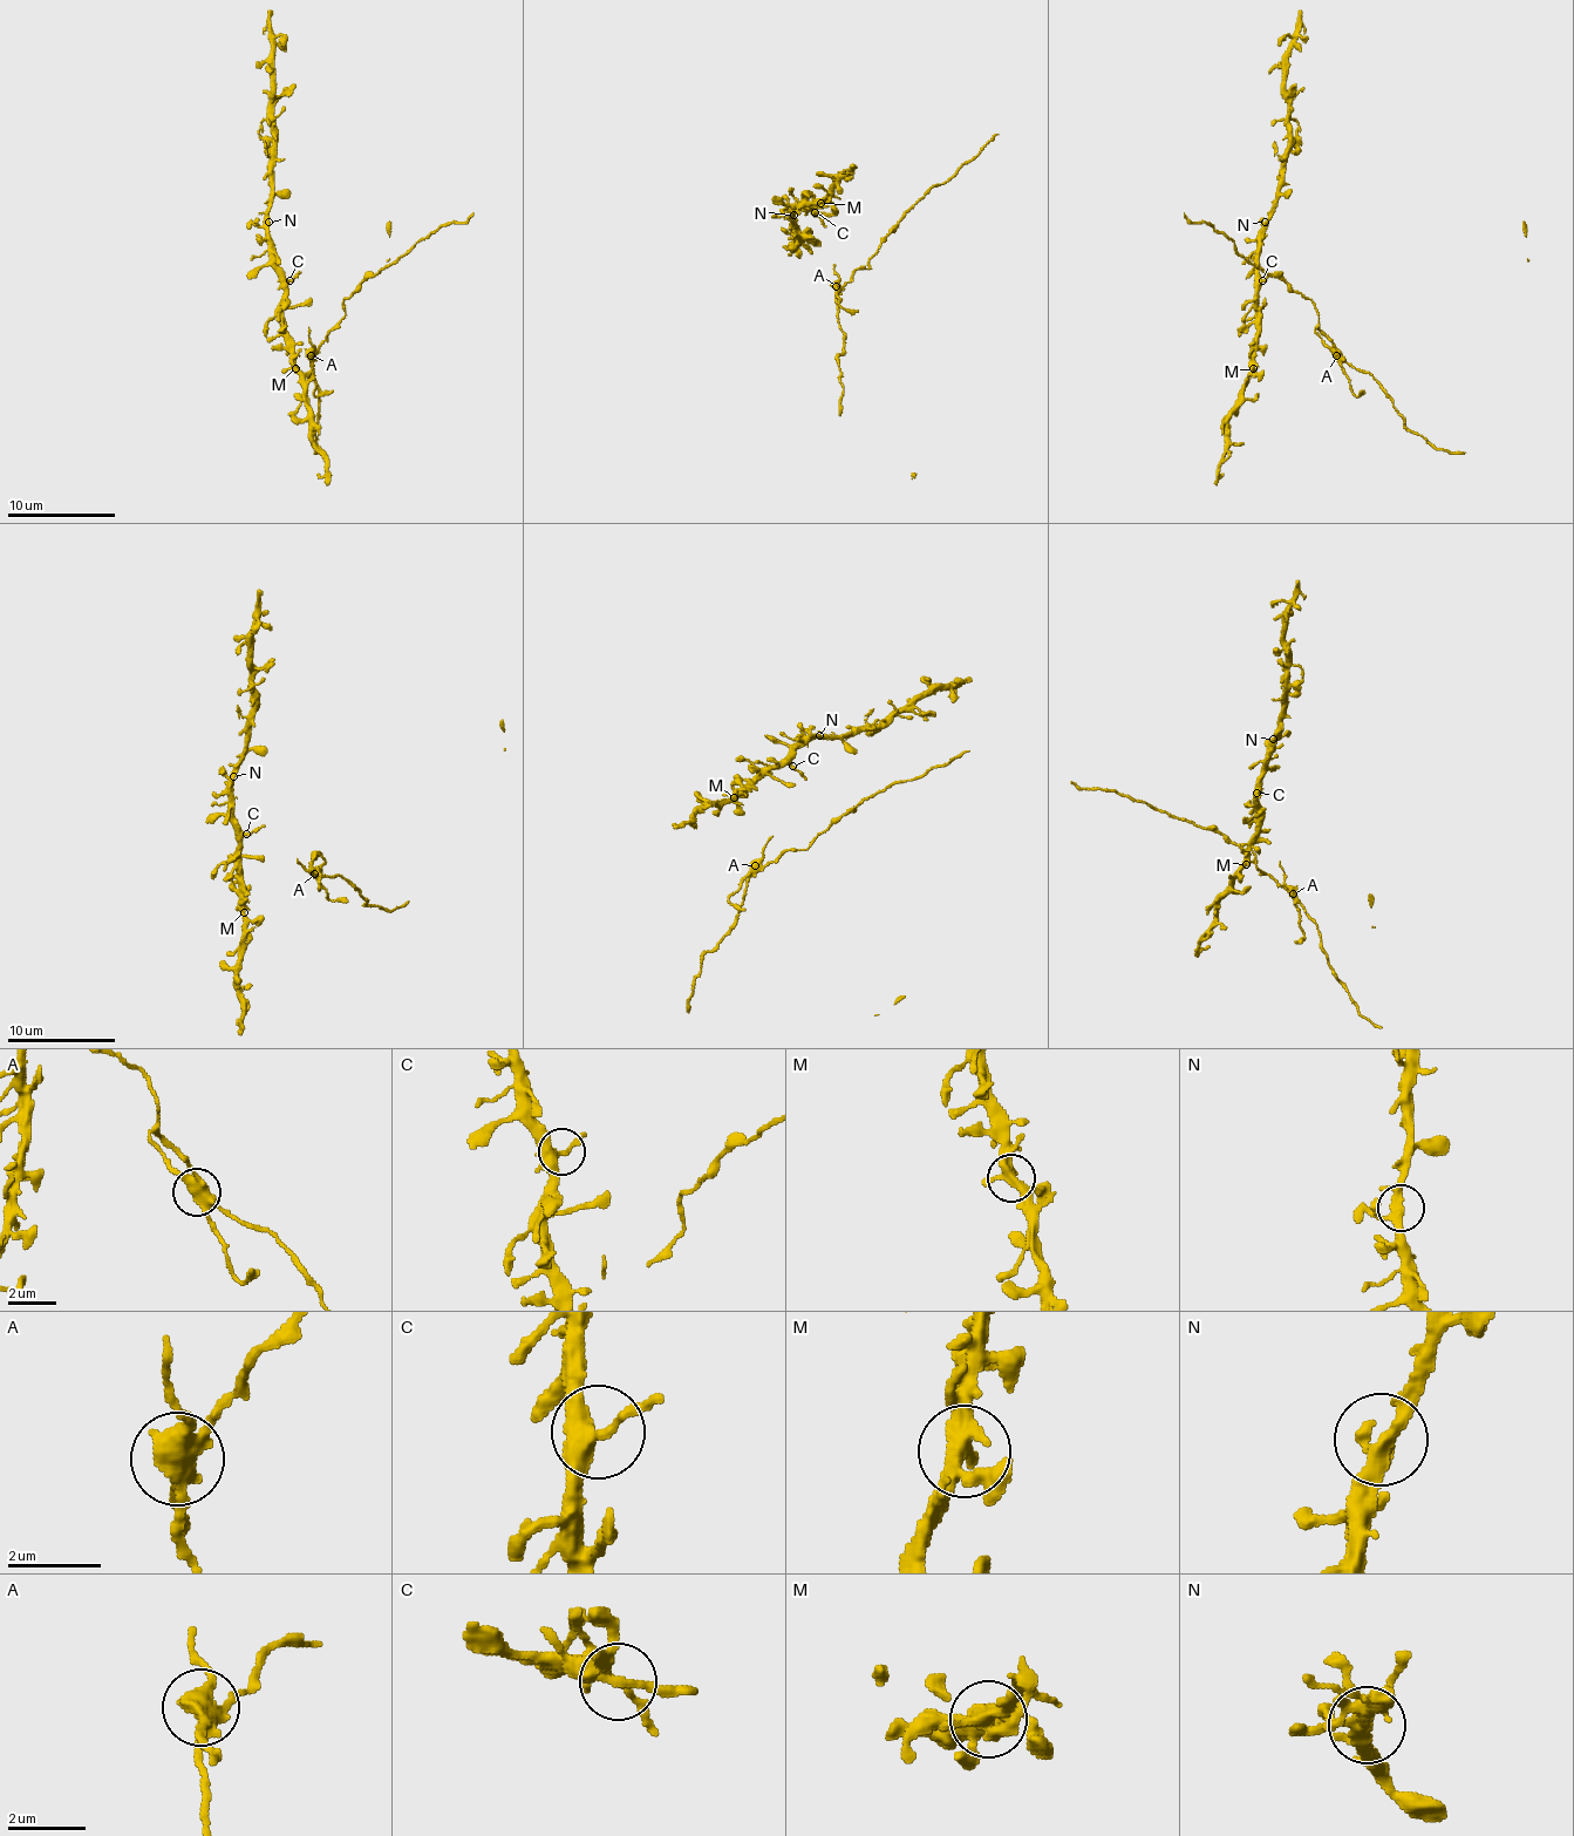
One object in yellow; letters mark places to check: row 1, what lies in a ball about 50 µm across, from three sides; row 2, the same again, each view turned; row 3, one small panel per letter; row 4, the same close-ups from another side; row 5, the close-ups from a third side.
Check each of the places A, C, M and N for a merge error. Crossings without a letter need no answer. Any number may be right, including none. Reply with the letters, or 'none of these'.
A

